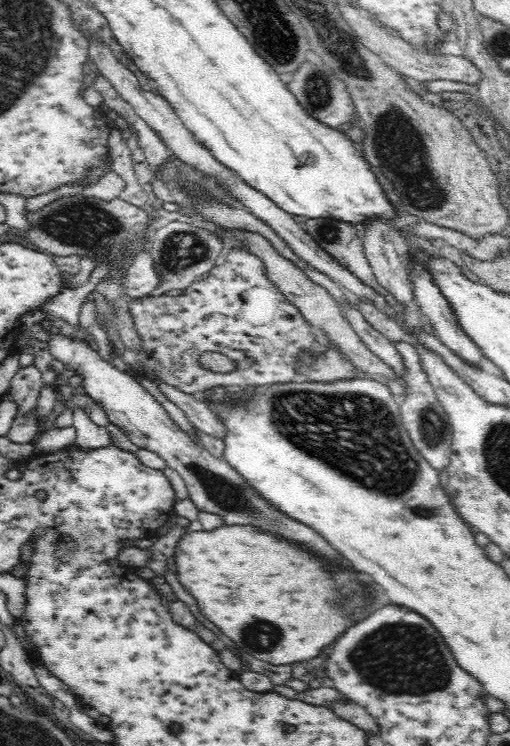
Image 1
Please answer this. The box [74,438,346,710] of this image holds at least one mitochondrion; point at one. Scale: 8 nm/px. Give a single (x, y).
(229, 496)

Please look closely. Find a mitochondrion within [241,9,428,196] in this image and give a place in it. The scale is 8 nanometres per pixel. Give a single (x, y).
(348, 60)

